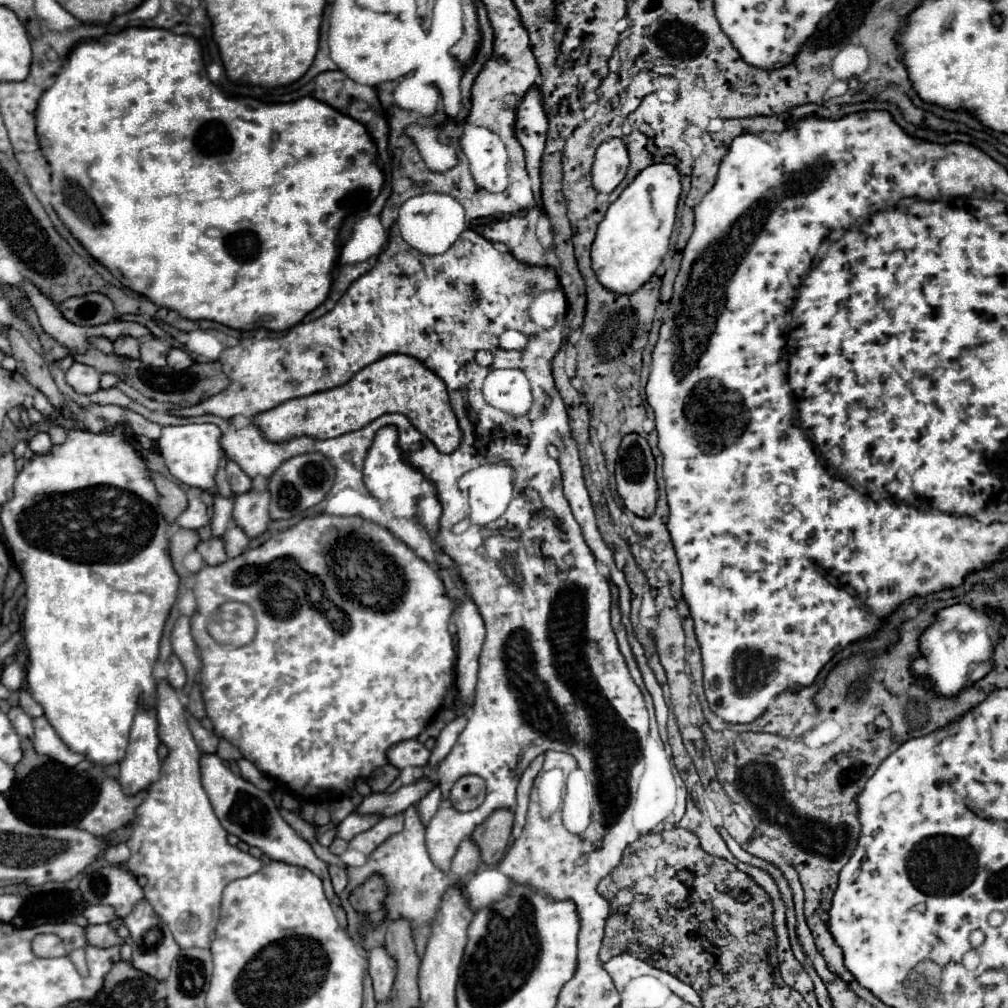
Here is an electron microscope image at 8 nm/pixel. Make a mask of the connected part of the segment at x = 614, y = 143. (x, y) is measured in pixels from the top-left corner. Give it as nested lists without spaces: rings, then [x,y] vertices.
[[[611,138],[597,148],[593,162],[593,186],[601,194],[609,194],[625,176],[629,166],[627,146],[621,138]]]

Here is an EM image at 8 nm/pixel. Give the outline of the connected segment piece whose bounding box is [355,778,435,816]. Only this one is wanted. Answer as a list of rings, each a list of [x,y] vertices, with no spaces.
[[[427,778],[409,784],[409,786],[401,786],[397,792],[373,792],[363,796],[361,804],[355,808],[357,814],[377,814],[377,816],[393,816],[399,814],[403,810],[407,810],[409,806],[413,806],[419,798],[423,798],[435,784]]]

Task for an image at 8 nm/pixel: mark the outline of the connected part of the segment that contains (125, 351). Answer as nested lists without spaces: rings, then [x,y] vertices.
[[[123,336],[123,338],[117,338],[113,342],[115,346],[115,354],[119,356],[127,356],[127,358],[139,358],[139,342],[135,338],[129,338],[129,336]]]

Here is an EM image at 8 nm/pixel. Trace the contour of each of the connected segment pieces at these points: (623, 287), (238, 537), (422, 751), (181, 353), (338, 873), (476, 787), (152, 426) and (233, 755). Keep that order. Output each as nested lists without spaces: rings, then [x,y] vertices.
[[[651,164],[609,206],[591,244],[591,268],[607,290],[629,296],[655,274],[669,248],[679,194],[677,168],[673,164]]]
[[[237,526],[229,528],[225,534],[223,534],[223,544],[225,544],[225,552],[229,558],[235,558],[239,554],[245,552],[247,544],[249,544],[249,538],[245,536],[245,532]]]
[[[415,738],[403,740],[387,750],[387,760],[389,764],[397,766],[399,770],[407,766],[425,766],[429,760],[429,750]]]
[[[173,348],[167,356],[167,366],[175,368],[175,370],[183,370],[183,368],[189,368],[193,364],[191,356],[183,350],[183,348]]]
[[[329,864],[329,876],[331,876],[333,890],[339,894],[347,886],[347,874],[345,874],[345,870],[339,868],[339,866],[335,866],[335,864]]]
[[[479,776],[459,778],[451,788],[449,800],[451,800],[453,808],[459,812],[475,810],[485,800],[485,780]]]
[[[125,410],[125,414],[127,414],[127,420],[129,420],[135,436],[147,436],[151,440],[157,440],[159,438],[159,432],[161,432],[161,426],[159,424],[149,422],[149,420],[145,420],[143,416],[139,416],[139,414],[131,412],[131,410]]]
[[[221,740],[219,750],[217,750],[217,756],[221,760],[241,760],[243,758],[243,754],[231,742],[227,742],[227,740]]]

